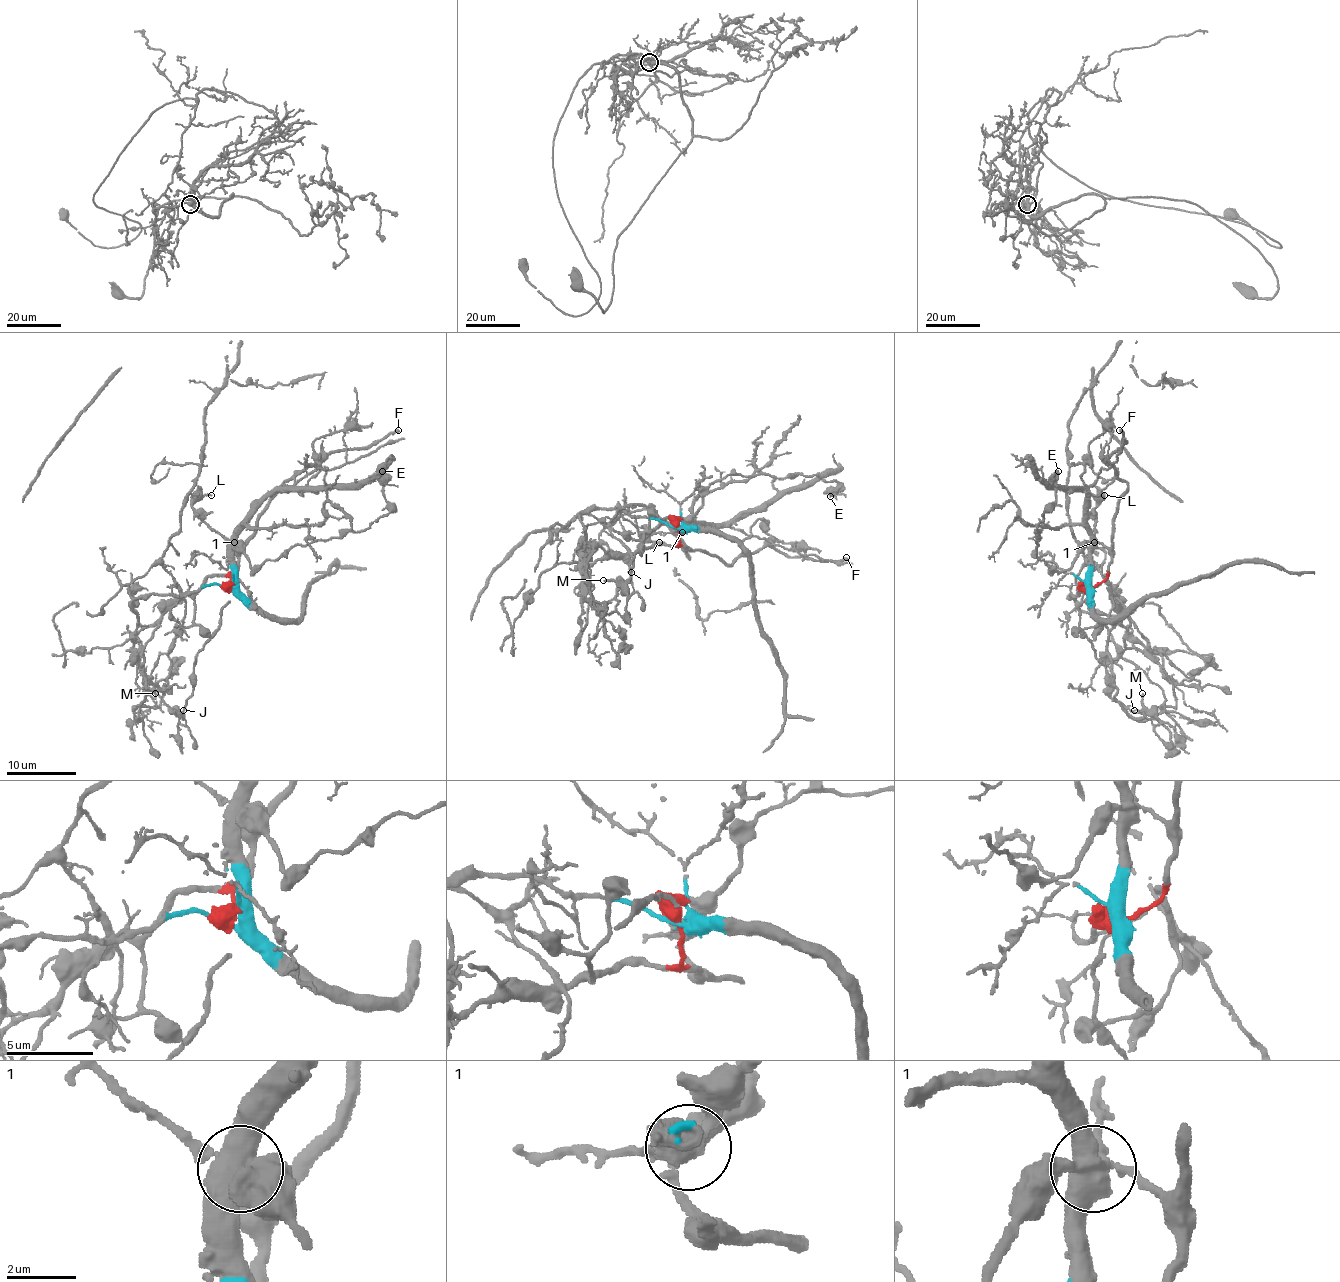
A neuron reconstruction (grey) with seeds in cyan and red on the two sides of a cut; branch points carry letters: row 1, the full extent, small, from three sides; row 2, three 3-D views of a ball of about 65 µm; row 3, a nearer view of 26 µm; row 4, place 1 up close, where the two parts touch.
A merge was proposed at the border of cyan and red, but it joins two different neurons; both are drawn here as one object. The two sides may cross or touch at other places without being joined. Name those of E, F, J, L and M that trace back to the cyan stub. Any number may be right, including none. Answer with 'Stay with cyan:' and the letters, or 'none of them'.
Stay with cyan: none of them

